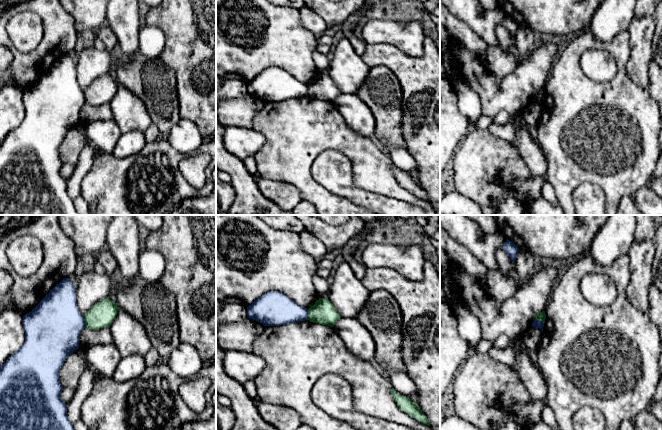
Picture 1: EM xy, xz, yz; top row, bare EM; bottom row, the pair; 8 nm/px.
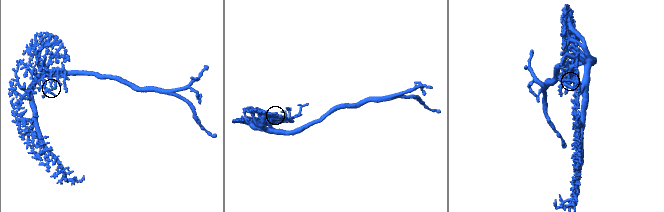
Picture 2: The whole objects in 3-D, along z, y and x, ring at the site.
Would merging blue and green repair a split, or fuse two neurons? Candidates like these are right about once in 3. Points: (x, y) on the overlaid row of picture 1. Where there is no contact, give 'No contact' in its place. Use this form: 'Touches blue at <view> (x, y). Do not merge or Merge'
Touches blue at xy (84, 321). Do not merge

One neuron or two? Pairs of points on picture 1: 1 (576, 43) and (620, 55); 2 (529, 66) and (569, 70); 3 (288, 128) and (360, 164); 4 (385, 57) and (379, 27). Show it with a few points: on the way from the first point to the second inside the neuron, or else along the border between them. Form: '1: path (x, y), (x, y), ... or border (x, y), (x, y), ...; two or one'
1: path (587, 43), (609, 46); one
2: border (553, 63), (546, 83), (543, 86); two
3: path (307, 128), (325, 128), (334, 133), (346, 145); one
4: border (367, 43), (391, 43), (404, 52); two

